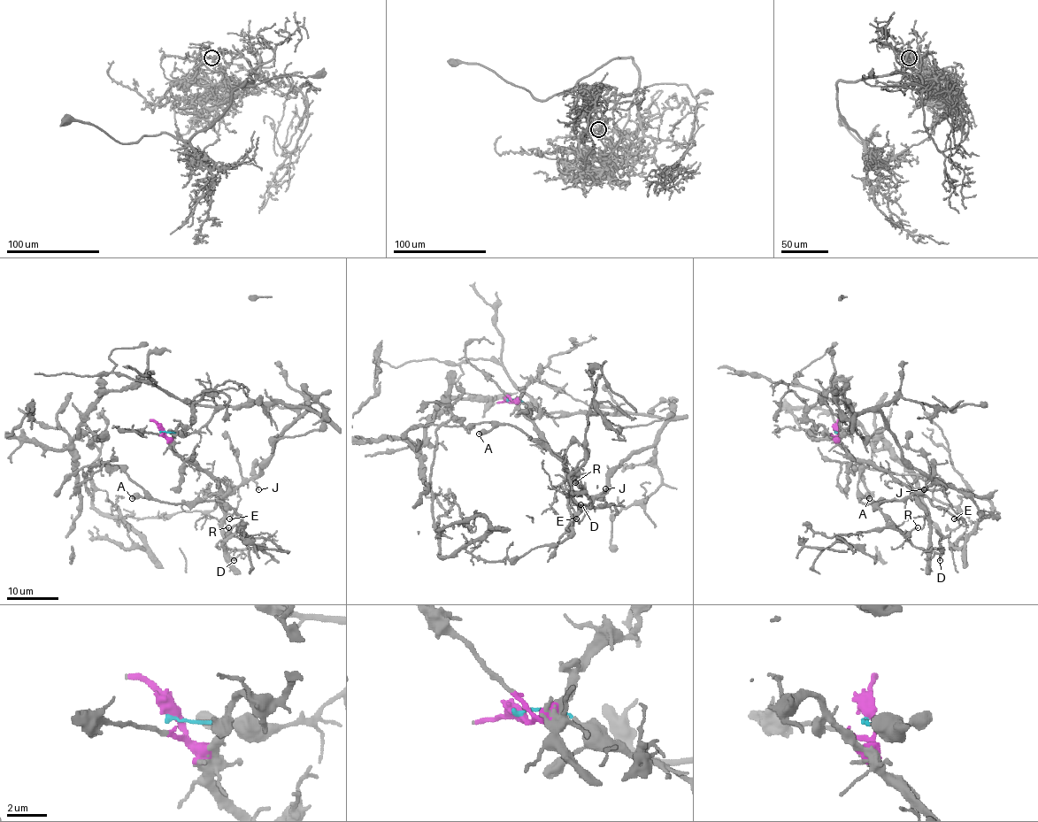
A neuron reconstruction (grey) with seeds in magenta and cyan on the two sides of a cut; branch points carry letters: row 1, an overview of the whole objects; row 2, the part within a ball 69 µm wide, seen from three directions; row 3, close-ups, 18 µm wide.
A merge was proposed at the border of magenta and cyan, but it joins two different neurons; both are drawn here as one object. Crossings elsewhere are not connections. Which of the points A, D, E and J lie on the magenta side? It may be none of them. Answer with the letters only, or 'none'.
D

